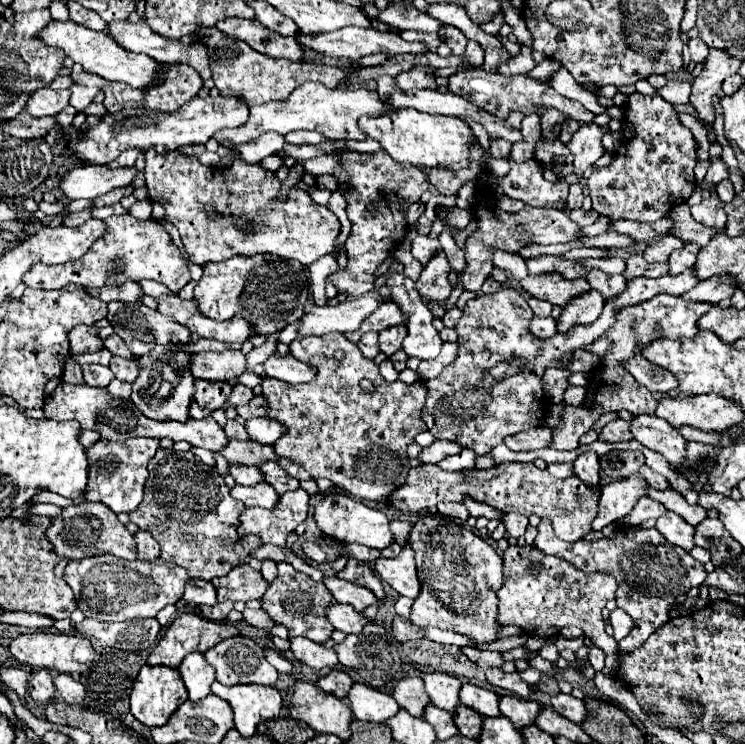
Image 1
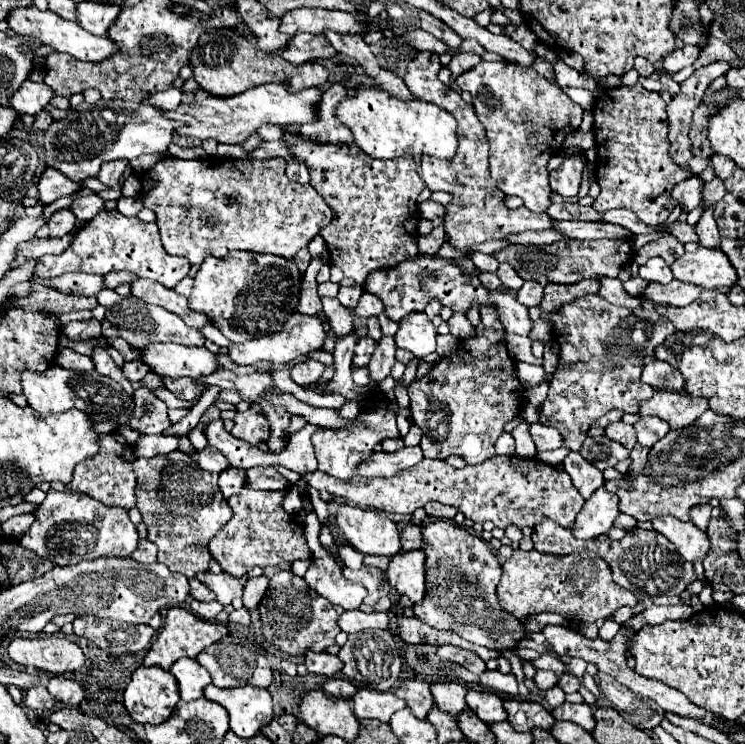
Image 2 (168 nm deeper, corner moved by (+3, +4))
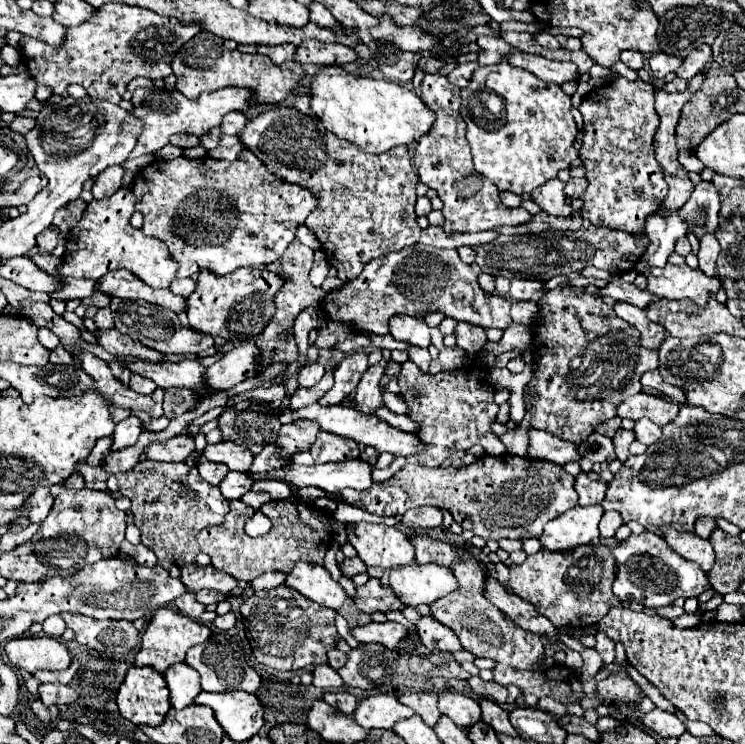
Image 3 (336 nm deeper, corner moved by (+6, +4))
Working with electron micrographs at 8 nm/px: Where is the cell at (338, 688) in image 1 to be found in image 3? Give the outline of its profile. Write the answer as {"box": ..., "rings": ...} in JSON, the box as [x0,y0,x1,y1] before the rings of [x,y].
{"box":[324,692,358,716],"rings":[[[326,692],[324,702],[328,702],[334,710],[338,710],[346,716],[352,716],[356,706],[358,706],[358,700],[348,692]]]}

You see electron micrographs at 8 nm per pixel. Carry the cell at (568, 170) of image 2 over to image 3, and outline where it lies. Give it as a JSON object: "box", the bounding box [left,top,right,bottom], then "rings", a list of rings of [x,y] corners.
{"box":[530,178,572,216],"rings":[[[558,178],[536,188],[536,192],[532,192],[530,196],[546,214],[552,214],[552,216],[570,216],[572,214],[572,208],[564,204],[564,198],[566,198],[564,182],[560,182]]]}

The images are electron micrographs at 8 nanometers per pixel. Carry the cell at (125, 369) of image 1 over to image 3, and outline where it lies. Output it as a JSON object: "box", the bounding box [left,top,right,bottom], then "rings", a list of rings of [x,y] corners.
{"box":[130,376,158,396],"rings":[[[132,376],[132,378],[130,378],[130,388],[132,388],[134,392],[140,392],[140,394],[144,394],[144,396],[150,396],[158,386],[152,384],[152,380],[148,380],[148,378]]]}

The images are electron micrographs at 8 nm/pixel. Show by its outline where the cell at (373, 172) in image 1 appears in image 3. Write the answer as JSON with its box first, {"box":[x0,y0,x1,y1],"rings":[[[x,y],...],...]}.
{"box":[236,106,422,282],"rings":[[[280,106],[270,108],[262,114],[264,116],[260,120],[250,118],[236,136],[240,138],[240,144],[250,150],[262,164],[266,164],[272,174],[290,184],[298,184],[300,188],[306,188],[314,196],[318,196],[318,206],[314,208],[314,212],[308,214],[306,226],[316,234],[322,250],[326,252],[326,260],[338,270],[338,278],[342,282],[352,282],[370,260],[418,242],[422,230],[416,224],[414,204],[418,198],[416,184],[420,178],[410,164],[406,146],[396,146],[382,154],[366,154],[360,152],[360,148],[356,148],[354,144],[332,136],[332,132],[328,132],[318,118],[306,116],[296,108]]]}

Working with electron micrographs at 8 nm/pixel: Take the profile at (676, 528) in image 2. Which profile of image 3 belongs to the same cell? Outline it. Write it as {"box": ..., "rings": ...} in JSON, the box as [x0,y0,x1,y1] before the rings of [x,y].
{"box":[662,528,714,572],"rings":[[[662,528],[662,530],[664,530],[664,540],[668,542],[668,546],[674,552],[684,556],[686,560],[700,564],[700,568],[704,568],[704,572],[710,572],[710,568],[714,564],[714,550],[708,540],[700,538],[694,532],[692,534],[690,532],[676,532],[672,528]]]}

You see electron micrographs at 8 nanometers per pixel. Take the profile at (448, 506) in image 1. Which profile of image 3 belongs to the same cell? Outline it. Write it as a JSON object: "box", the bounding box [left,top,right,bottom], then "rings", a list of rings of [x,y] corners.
{"box":[402,506,442,530],"rings":[[[418,506],[402,516],[402,524],[414,530],[430,530],[442,526],[442,512],[434,506]]]}

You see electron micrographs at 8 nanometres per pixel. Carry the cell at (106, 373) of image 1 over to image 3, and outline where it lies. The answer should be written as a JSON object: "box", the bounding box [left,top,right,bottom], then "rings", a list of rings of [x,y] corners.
{"box":[50,344,72,366],"rings":[[[60,344],[58,348],[54,348],[52,352],[50,352],[50,362],[52,364],[56,364],[56,366],[68,366],[68,364],[72,364],[72,354]]]}

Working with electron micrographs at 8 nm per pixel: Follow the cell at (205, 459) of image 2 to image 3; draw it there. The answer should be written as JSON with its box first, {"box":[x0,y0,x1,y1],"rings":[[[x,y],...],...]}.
{"box":[144,436,194,462],"rings":[[[174,436],[166,442],[150,442],[144,448],[144,454],[148,460],[160,460],[160,462],[184,462],[194,450],[194,440],[188,440],[188,436]]]}

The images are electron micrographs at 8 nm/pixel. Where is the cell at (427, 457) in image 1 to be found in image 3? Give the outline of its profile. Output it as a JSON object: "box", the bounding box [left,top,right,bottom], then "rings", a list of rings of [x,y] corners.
{"box":[248,458,372,492],"rings":[[[360,458],[348,460],[348,462],[336,462],[336,464],[314,464],[314,466],[302,466],[302,464],[288,464],[278,470],[254,474],[248,472],[252,480],[278,480],[284,484],[292,484],[296,488],[304,486],[316,486],[326,492],[340,492],[344,488],[352,490],[366,490],[370,488],[370,472],[372,466]]]}

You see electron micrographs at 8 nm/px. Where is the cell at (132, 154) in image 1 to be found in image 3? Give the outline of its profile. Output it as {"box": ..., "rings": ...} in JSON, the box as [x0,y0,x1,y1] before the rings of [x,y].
{"box":[92,166,124,200],"rings":[[[112,166],[112,168],[106,168],[104,172],[100,172],[100,176],[96,176],[96,182],[92,186],[94,200],[110,198],[122,186],[122,174],[124,174],[122,166]]]}

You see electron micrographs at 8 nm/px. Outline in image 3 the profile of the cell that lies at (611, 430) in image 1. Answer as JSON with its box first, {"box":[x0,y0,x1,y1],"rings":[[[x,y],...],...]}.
{"box":[614,428,636,462],"rings":[[[620,428],[618,432],[616,432],[616,436],[614,436],[614,450],[616,450],[616,456],[618,456],[618,460],[620,462],[624,462],[626,458],[628,458],[628,446],[634,442],[636,438],[634,438],[634,432],[630,432],[630,430],[624,430],[624,428]]]}

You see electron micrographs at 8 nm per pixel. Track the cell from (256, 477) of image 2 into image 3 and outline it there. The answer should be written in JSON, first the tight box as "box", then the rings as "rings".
{"box":[218,472,252,500],"rings":[[[228,472],[226,478],[218,484],[220,492],[226,500],[238,500],[242,494],[246,494],[252,486],[252,480],[242,472]]]}

